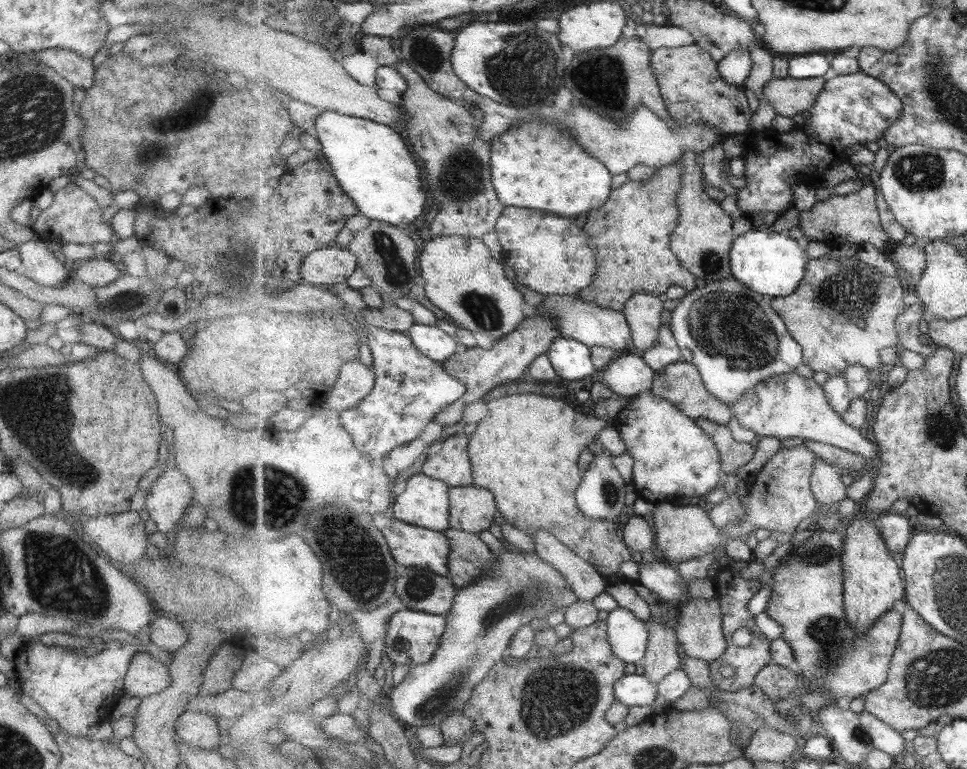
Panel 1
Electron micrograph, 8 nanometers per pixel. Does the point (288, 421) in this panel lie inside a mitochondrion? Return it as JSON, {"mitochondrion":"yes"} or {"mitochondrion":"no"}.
{"mitochondrion":"no"}

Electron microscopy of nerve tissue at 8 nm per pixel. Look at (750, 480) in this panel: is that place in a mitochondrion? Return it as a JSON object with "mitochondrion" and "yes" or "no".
{"mitochondrion":"no"}

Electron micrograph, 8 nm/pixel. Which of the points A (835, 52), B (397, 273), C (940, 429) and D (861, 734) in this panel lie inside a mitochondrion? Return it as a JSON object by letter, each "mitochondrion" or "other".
{"A":"other","B":"mitochondrion","C":"mitochondrion","D":"mitochondrion"}

